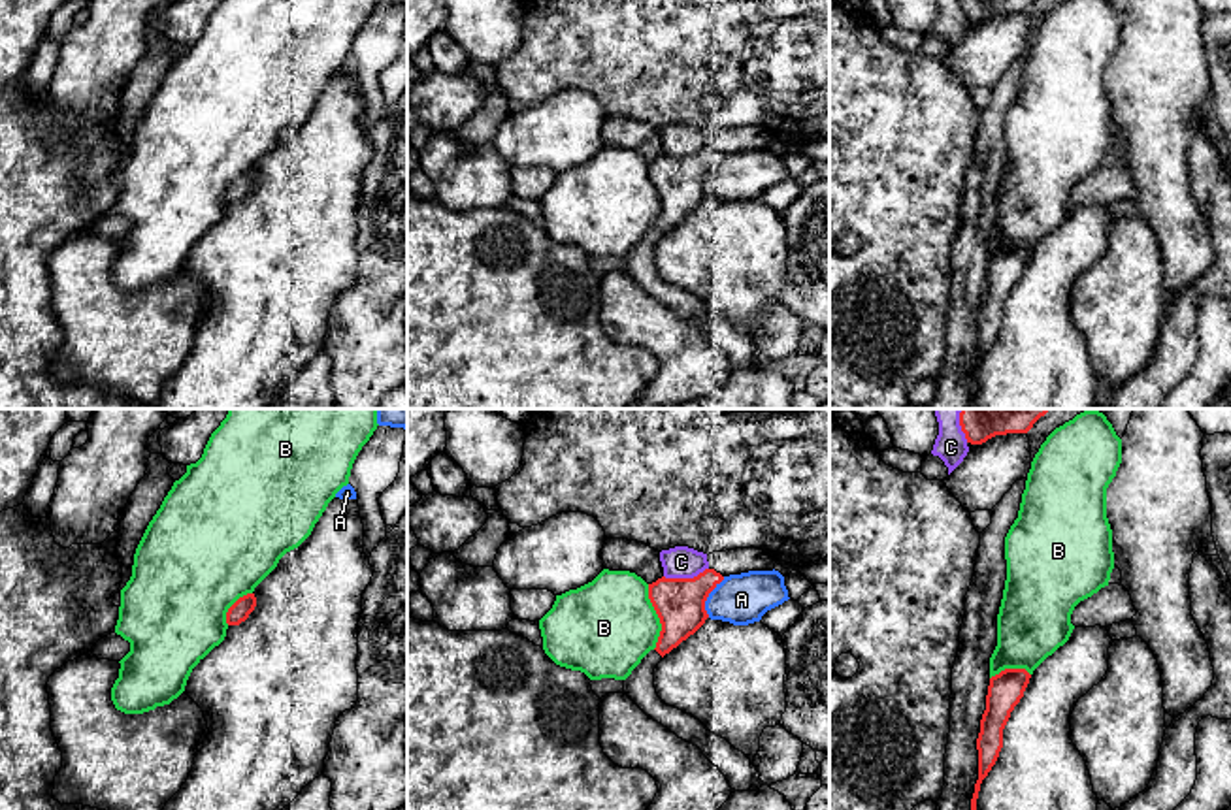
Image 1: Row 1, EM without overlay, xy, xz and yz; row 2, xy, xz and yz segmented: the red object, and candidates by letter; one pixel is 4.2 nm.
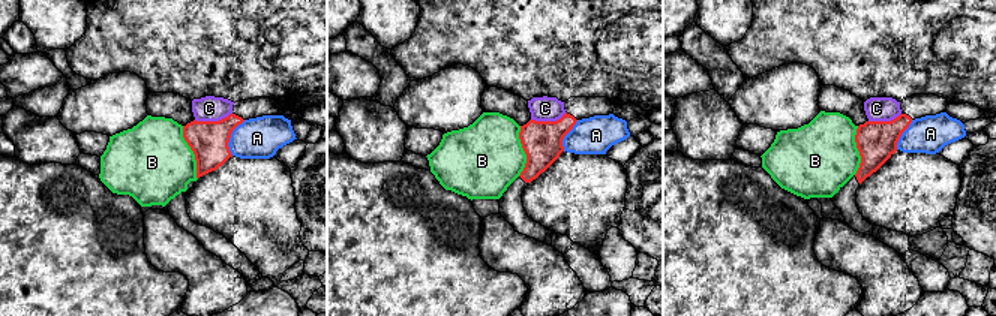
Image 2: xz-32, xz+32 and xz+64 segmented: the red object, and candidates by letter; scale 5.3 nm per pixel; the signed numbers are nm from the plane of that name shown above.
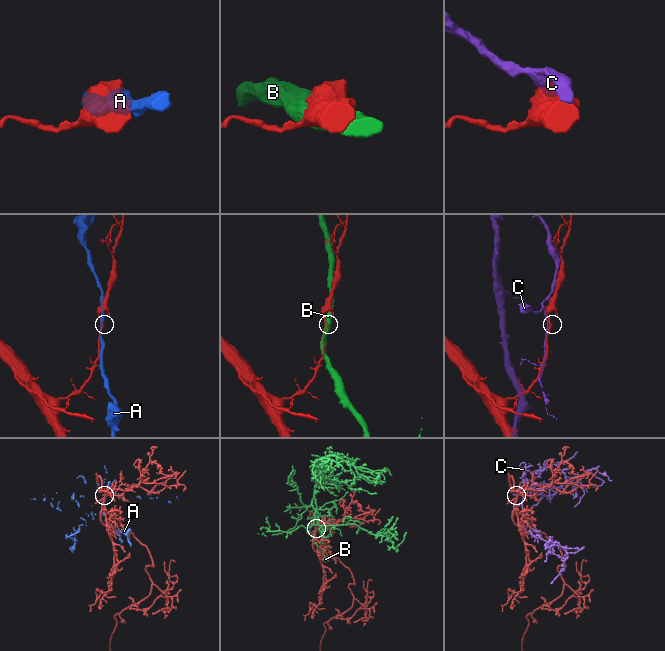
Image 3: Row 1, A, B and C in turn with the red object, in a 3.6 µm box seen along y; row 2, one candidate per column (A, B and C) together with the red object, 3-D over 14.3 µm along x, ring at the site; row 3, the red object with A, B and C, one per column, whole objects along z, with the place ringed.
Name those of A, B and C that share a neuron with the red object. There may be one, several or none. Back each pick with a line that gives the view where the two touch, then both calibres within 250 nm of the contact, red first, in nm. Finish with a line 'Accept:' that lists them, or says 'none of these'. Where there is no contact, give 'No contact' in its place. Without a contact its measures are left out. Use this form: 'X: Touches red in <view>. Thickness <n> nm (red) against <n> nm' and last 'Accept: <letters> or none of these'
Accept: none of these

